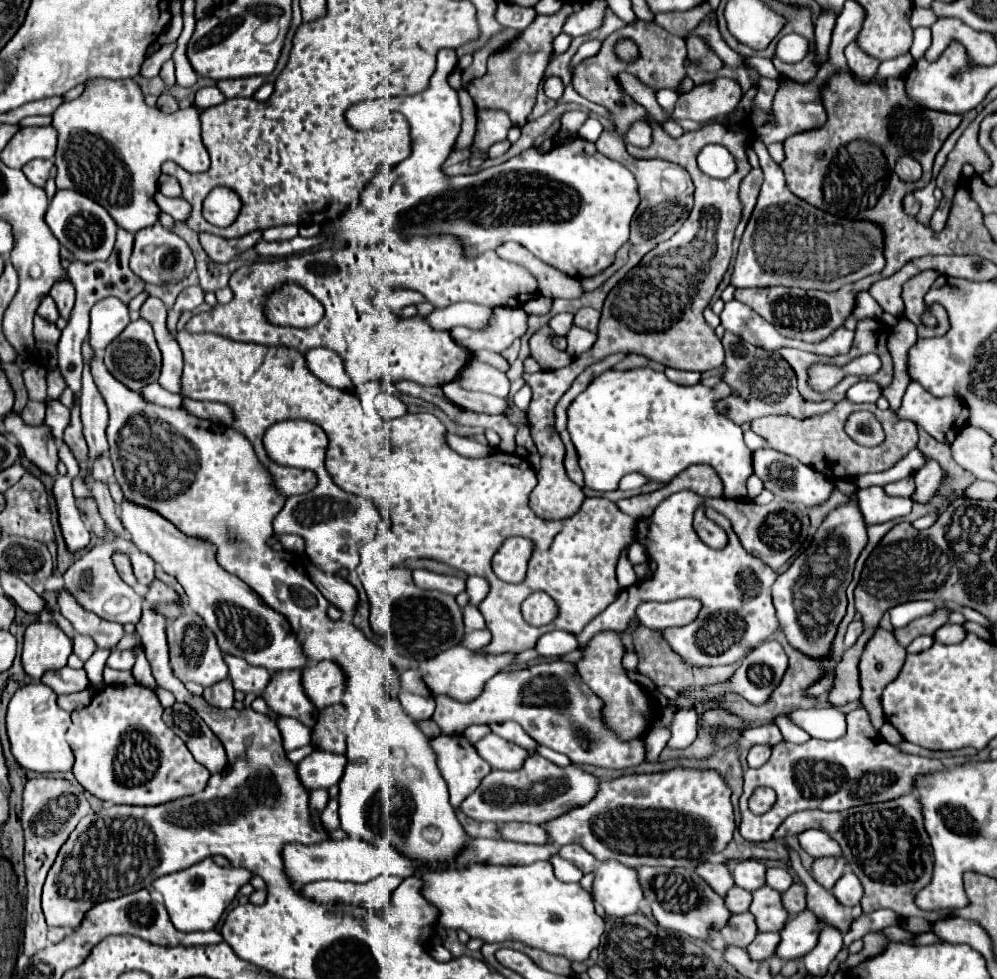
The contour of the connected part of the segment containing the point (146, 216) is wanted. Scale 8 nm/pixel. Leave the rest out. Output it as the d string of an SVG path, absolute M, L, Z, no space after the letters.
M86 80L84 82L84 92L68 102L68 104L62 104L54 114L52 114L52 128L56 128L58 132L58 148L56 148L56 186L58 188L68 188L68 190L76 190L76 192L84 192L84 196L92 196L92 200L104 204L104 208L108 208L108 214L116 220L116 224L128 232L138 232L142 228L148 228L152 226L156 220L158 220L158 206L154 202L154 192L158 188L158 176L160 176L160 166L166 162L166 160L174 160L176 164L180 164L184 170L188 172L204 172L208 170L210 166L210 158L208 158L208 152L206 148L202 146L200 142L200 116L198 116L198 110L194 106L186 108L186 110L180 110L180 112L174 112L174 114L164 114L160 112L158 108L150 108L146 106L144 102L144 96L142 96L142 90L140 86L134 82L134 80Z

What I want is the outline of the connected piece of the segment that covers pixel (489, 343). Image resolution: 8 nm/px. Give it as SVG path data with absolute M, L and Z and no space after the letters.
M498 306L492 324L482 330L474 328L452 328L450 336L466 350L490 350L500 354L510 348L514 338L520 338L526 332L526 312L522 308Z

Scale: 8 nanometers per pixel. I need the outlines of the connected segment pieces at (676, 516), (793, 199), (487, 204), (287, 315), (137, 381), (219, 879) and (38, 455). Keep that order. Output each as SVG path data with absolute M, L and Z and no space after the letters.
M676 492L666 498L648 518L636 524L636 542L644 544L648 558L656 562L656 570L652 578L636 582L630 588L624 588L616 602L608 606L602 614L598 614L592 622L586 624L582 634L578 634L578 644L586 644L594 634L602 630L618 630L622 632L628 622L636 616L636 602L656 600L670 602L678 598L698 598L702 600L702 612L698 618L680 628L666 628L664 638L670 646L690 664L698 666L722 666L734 664L746 656L746 652L754 650L762 642L766 642L778 628L780 622L776 618L770 586L774 584L778 572L764 564L760 558L748 554L738 542L736 532L730 526L730 520L718 514L712 508L704 508L708 518L726 530L730 542L724 550L710 550L702 540L694 534L692 516L696 508L704 508L704 498L694 492Z
M756 140L752 148L764 170L764 184L748 224L748 234L758 236L742 236L730 278L734 288L782 284L832 292L884 268L882 232L876 224L848 220L846 228L844 220L836 220L836 216L806 204L786 188L782 168L770 158L766 144Z
M442 48L438 52L438 64L436 72L430 78L430 86L422 94L392 98L392 110L402 112L410 122L412 154L396 168L378 172L370 180L364 194L360 196L358 208L334 222L334 240L356 246L376 246L390 230L396 230L404 238L448 234L456 236L464 244L464 256L468 260L474 260L480 254L496 250L500 244L512 240L528 248L542 262L572 278L596 276L608 268L614 262L614 254L628 242L630 220L640 202L632 172L620 162L602 156L596 150L594 142L588 142L584 138L568 138L560 144L554 144L548 152L528 148L500 166L482 170L482 182L456 182L452 176L446 176L442 172L442 164L450 155L462 124L458 92L446 82L456 64L456 52Z
M288 284L280 290L282 292L274 292L266 302L270 322L278 326L298 325L299 328L309 328L324 316L322 304L301 286Z
M142 318L136 322L130 322L124 328L124 332L108 344L106 354L104 354L104 364L116 380L120 380L124 386L128 386L132 390L140 390L142 386L156 382L160 376L162 364L160 364L160 350L156 346L152 326Z
M210 858L198 862L196 866L188 870L180 870L176 874L162 876L160 880L154 880L152 886L164 896L164 906L170 914L172 924L182 932L206 932L214 930L224 910L230 906L230 902L236 898L242 884L248 884L252 880L252 872L244 868L220 868Z
M14 411L5 416L3 424L5 432L15 436L20 444L20 450L34 466L38 466L50 478L58 476L56 444L54 444L54 438L46 426L34 426L32 429L26 429L26 424L20 414Z

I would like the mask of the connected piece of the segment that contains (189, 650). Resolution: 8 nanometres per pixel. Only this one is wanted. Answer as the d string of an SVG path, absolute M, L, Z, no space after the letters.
M192 612L182 614L172 624L166 626L168 646L170 646L170 666L178 680L182 682L196 682L204 688L210 684L218 684L220 680L228 678L228 666L222 660L222 652L216 644L216 636L204 624L204 620Z

